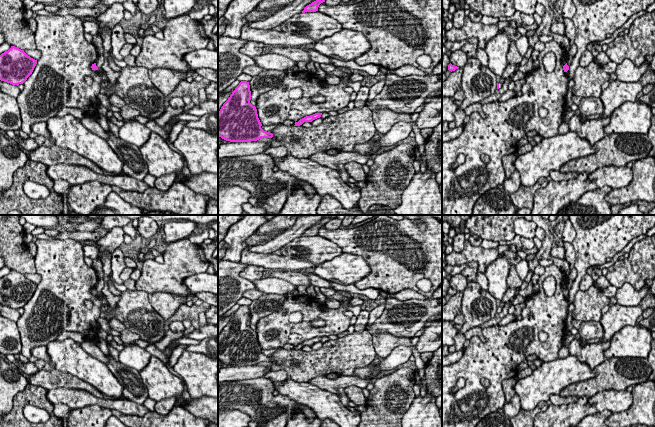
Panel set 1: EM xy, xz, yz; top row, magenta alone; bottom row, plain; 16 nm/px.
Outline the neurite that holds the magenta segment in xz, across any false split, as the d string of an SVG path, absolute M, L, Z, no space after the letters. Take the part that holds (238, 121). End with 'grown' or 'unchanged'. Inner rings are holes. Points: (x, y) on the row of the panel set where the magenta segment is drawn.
M241 81L218 112L218 136L230 142L251 142L272 138L264 131L257 109L250 103L251 91L247 81Z | unchanged

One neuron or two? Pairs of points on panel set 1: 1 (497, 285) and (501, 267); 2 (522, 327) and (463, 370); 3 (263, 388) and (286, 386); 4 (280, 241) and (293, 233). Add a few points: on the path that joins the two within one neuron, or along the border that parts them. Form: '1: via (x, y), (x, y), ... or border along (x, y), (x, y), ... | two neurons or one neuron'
1: via (497, 281), (498, 271) | one neuron
2: via (507, 342), (489, 360), (478, 361) | one neuron
3: border along (273, 386), (275, 388) | two neurons
4: via (283, 239), (290, 234) | one neuron

